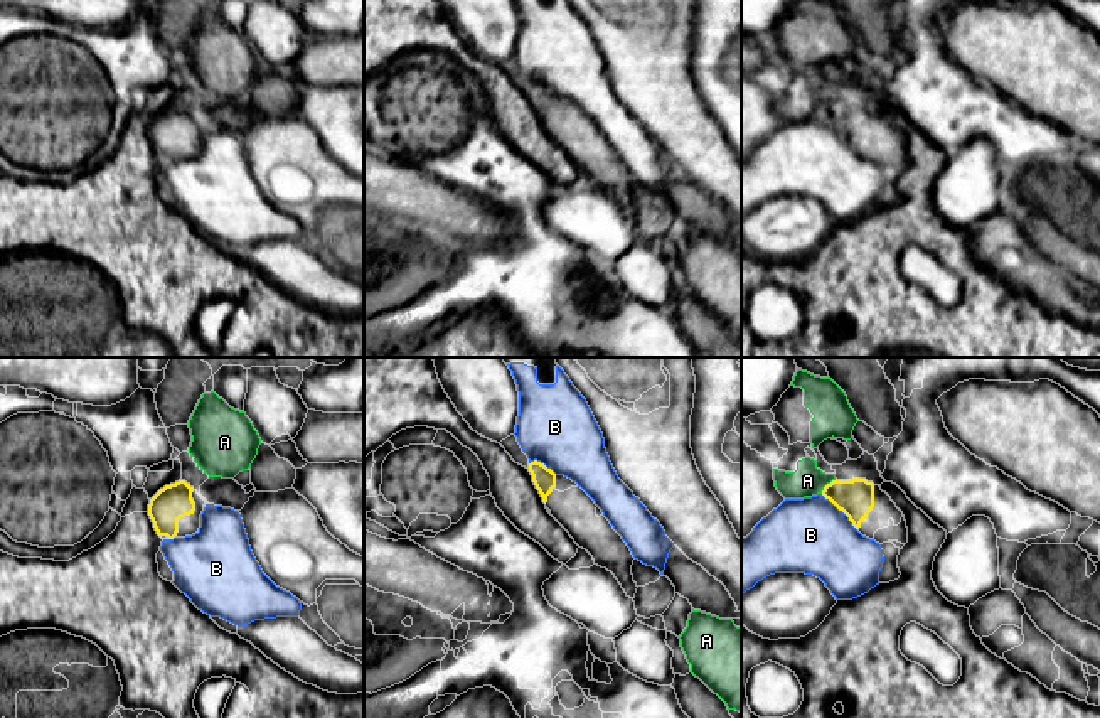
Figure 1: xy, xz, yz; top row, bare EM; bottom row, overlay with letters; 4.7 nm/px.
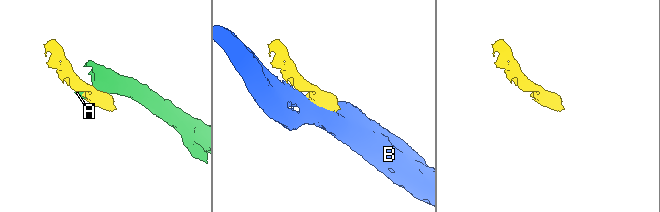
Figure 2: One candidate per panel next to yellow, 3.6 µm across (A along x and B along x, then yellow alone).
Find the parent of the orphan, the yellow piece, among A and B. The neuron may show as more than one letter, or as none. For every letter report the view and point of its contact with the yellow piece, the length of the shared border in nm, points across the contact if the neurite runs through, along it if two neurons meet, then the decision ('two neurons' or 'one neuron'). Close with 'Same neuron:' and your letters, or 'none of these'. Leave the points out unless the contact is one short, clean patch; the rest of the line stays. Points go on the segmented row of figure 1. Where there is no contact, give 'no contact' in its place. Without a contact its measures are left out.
A: contact yz (827, 484); length 100 nm; border yz (836, 479), (821, 492); two neurons
B: contact yz (841, 509); length 240 nm; two neurons
Same neuron: none of these

